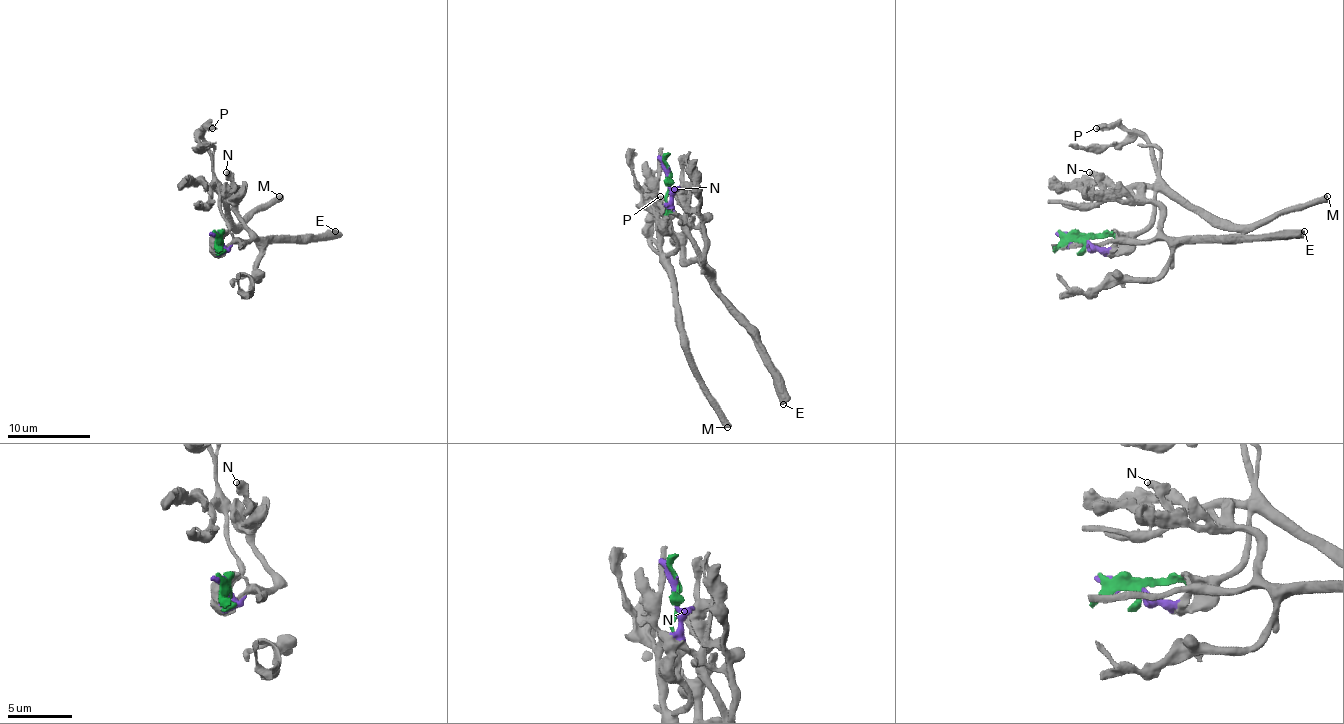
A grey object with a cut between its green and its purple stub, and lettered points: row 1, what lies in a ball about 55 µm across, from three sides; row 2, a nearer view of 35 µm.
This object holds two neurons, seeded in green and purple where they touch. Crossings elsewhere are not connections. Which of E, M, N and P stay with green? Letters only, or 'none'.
M, P

